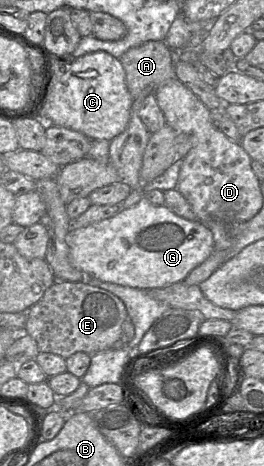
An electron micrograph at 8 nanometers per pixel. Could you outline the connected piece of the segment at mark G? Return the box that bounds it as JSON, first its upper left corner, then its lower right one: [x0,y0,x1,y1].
[66,197,214,290]

